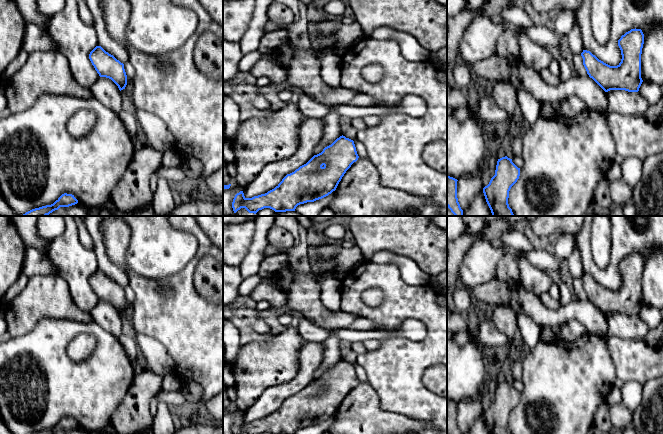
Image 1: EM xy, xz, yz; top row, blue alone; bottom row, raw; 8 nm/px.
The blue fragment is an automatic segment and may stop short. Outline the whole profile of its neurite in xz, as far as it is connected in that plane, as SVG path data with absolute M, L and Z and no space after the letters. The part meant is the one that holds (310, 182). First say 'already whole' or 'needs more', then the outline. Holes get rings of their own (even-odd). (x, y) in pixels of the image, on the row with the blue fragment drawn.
already whole | M342 135L321 153L314 155L306 164L287 174L267 193L252 198L246 198L243 191L237 193L232 202L233 211L236 213L241 208L254 214L264 208L270 208L275 212L295 211L298 205L322 199L335 191L346 171L358 158L354 141Z

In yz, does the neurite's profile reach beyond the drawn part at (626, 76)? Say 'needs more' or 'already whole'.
already whole

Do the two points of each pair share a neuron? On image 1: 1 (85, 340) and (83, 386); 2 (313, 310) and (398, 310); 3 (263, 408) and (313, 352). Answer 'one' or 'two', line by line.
1: two
2: two
3: one

